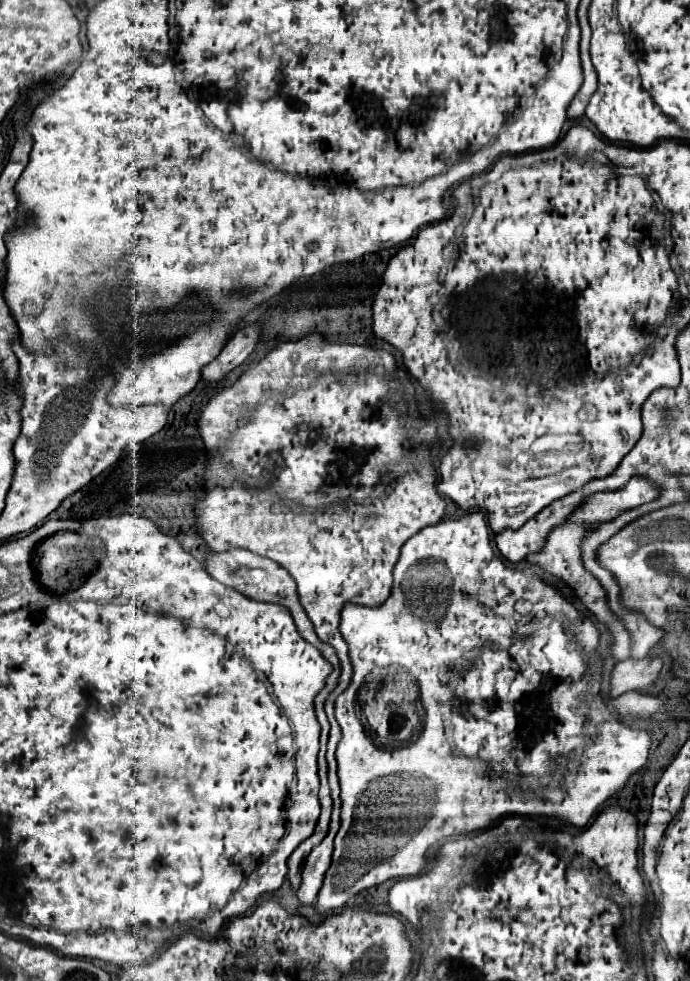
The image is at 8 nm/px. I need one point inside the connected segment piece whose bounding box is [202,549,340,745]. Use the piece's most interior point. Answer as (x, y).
(256, 577)

